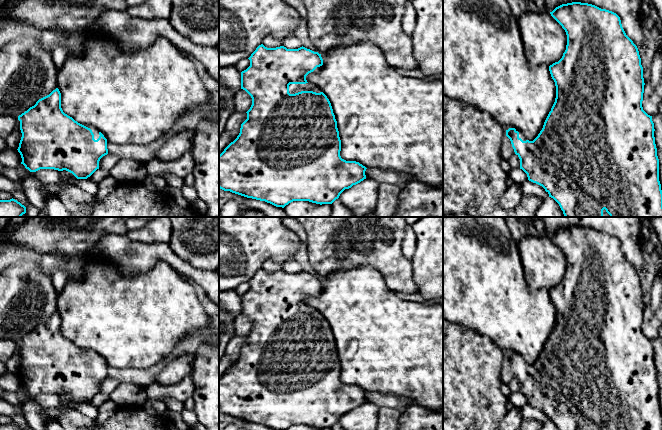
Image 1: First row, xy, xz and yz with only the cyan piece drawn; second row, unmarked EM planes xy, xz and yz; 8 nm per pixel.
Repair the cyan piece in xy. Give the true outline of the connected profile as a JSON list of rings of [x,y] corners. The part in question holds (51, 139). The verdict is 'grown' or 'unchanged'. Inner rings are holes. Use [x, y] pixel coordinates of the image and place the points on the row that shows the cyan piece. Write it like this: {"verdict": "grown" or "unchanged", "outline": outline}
{"verdict": "grown", "outline": [[[58,88],[39,99],[36,104],[18,116],[22,137],[18,152],[30,172],[40,169],[66,170],[77,179],[87,179],[99,169],[100,159],[108,154],[106,137],[92,126],[84,126],[65,114],[61,108]]]}

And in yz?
{"verdict": "grown", "outline": [[[572,2],[556,7],[550,14],[565,30],[567,45],[562,58],[549,66],[556,86],[556,98],[538,136],[533,141],[529,141],[519,129],[506,130],[506,136],[510,139],[514,152],[520,159],[520,169],[527,174],[529,181],[545,189],[549,197],[559,204],[565,217],[662,217],[662,190],[659,181],[655,129],[652,116],[648,115],[642,107],[645,83],[637,46],[626,35],[620,17],[612,11],[588,3]]]}

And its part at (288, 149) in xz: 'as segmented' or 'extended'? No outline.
extended

